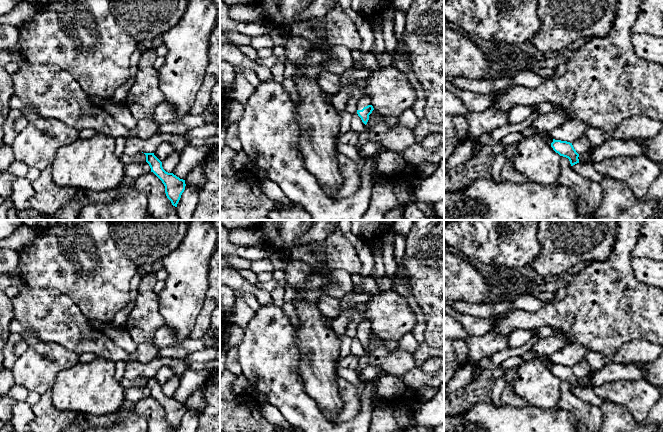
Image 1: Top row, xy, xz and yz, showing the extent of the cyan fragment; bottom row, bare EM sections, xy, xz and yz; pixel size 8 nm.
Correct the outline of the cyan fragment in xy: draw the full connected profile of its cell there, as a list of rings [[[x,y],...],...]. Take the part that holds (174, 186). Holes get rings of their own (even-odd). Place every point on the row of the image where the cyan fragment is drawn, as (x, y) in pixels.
[[[144,153],[146,155],[146,162],[153,172],[164,184],[167,198],[172,205],[177,207],[182,193],[185,190],[185,180],[180,179],[173,173],[166,172],[162,167],[162,162],[154,155],[154,153]]]

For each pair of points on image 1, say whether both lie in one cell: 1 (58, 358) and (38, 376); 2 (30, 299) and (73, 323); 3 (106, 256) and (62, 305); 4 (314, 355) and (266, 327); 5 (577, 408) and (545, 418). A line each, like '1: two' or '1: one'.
1: one
2: one
3: two
4: two
5: two

